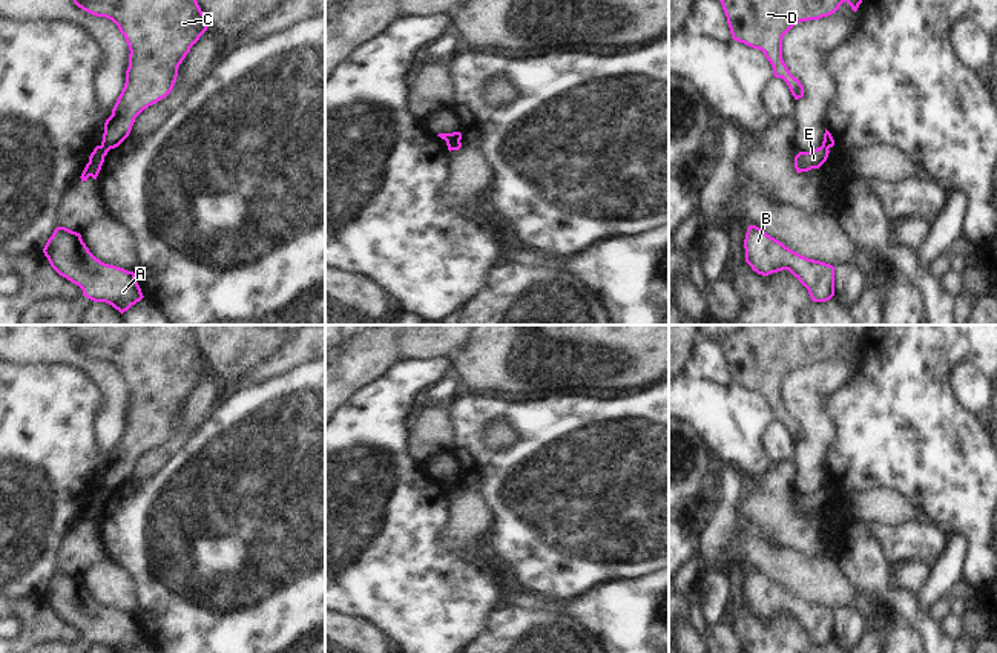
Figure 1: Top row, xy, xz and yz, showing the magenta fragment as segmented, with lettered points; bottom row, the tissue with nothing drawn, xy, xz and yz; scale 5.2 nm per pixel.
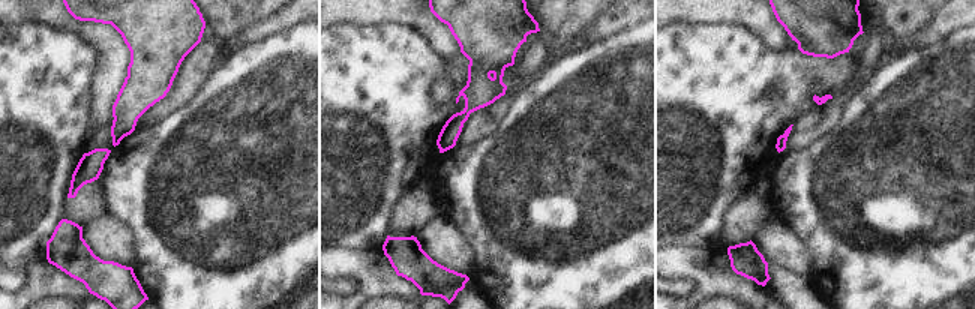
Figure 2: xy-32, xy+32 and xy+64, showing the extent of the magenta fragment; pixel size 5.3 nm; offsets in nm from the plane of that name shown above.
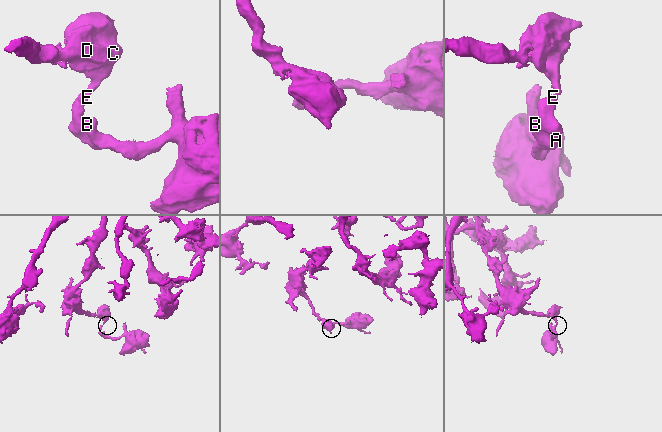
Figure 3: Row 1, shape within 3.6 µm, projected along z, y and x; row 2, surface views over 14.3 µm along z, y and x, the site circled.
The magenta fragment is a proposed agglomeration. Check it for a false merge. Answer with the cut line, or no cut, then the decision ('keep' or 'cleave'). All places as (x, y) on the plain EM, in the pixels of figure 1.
cut xy (102, 488), (109, 492); cleave

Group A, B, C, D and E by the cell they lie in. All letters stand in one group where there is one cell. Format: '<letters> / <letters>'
A B E / C D

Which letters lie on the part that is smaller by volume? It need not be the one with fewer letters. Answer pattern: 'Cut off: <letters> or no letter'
Cut off: A, B, E

